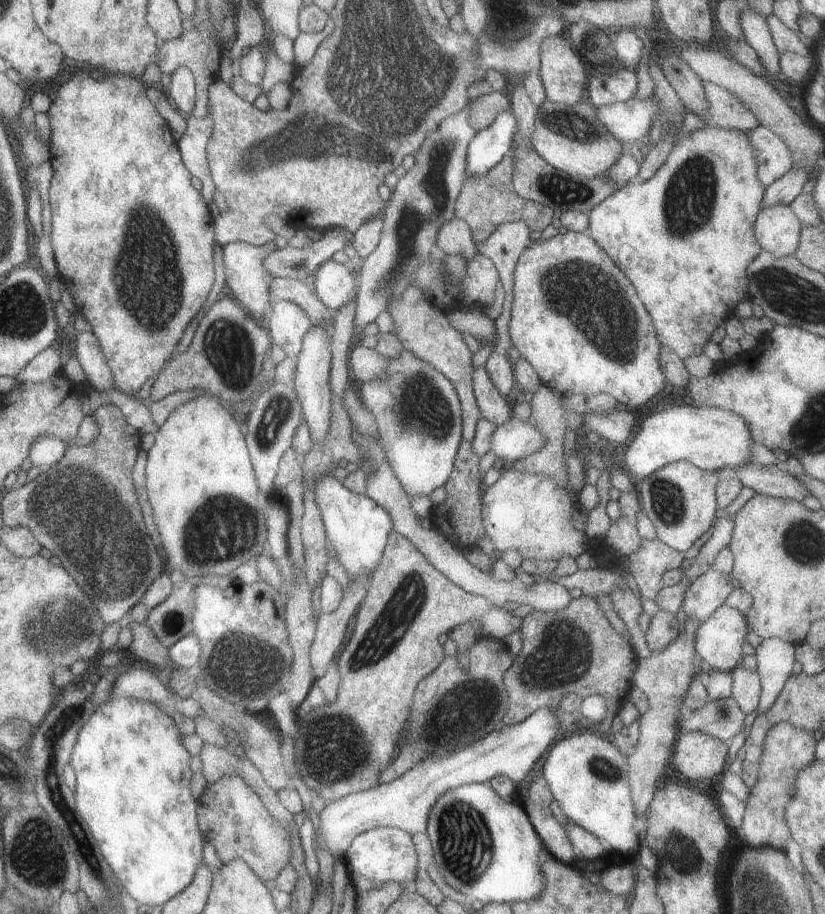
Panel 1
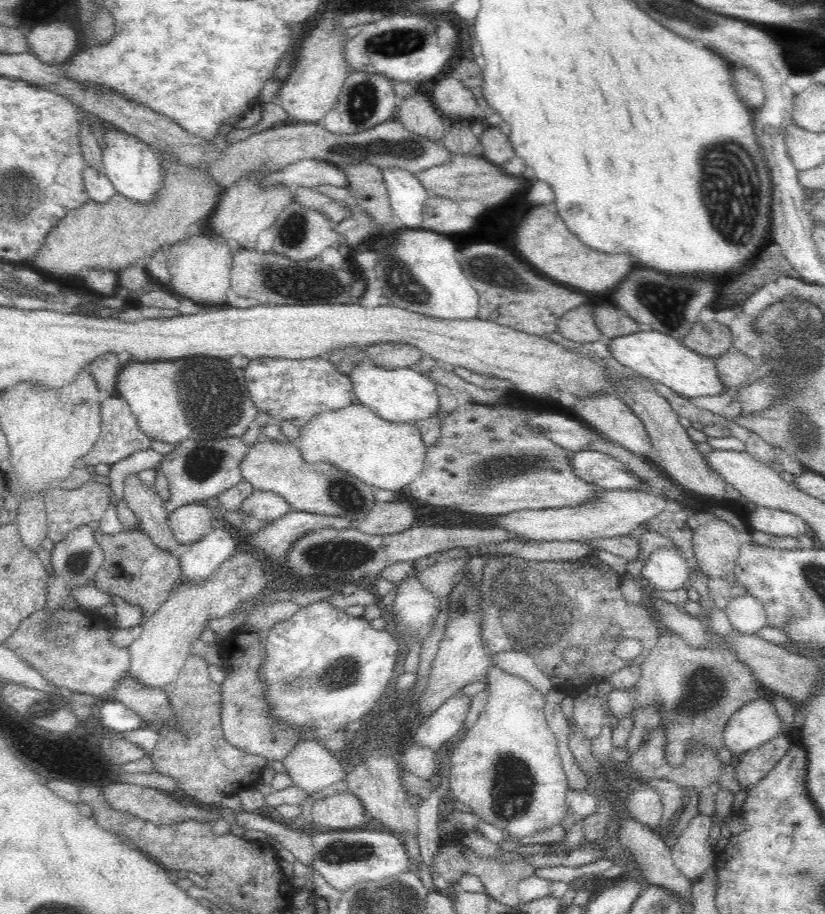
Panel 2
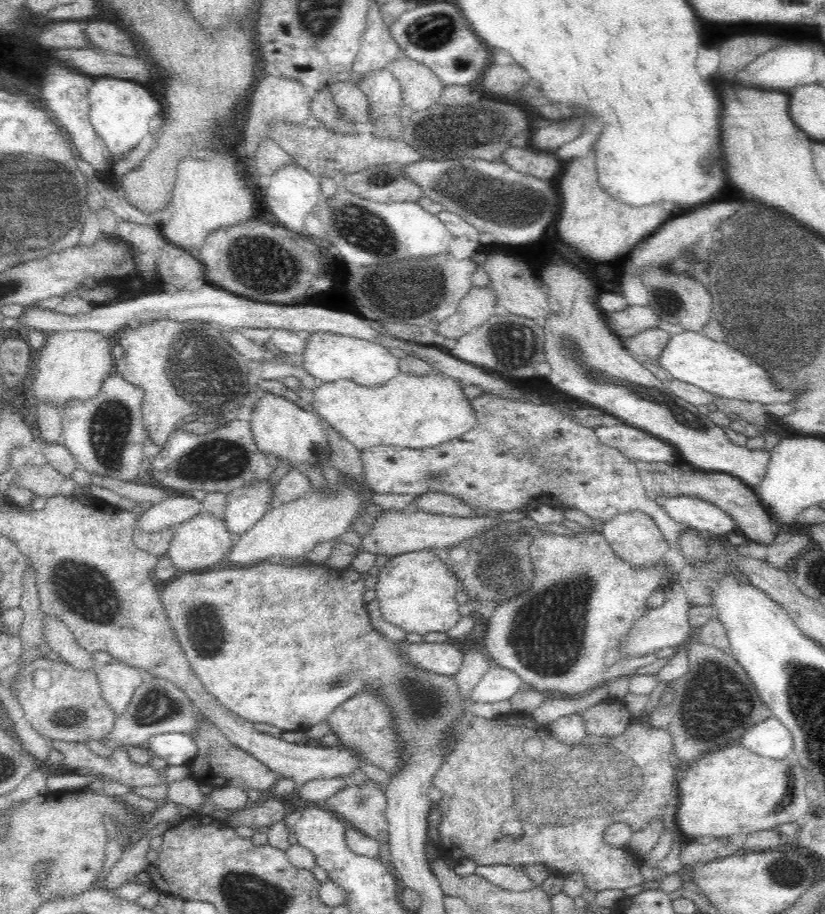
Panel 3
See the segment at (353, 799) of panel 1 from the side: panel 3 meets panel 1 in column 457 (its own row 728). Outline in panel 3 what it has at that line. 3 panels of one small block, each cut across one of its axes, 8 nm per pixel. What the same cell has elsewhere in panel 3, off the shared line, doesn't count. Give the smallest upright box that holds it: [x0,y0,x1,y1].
[738,716,794,760]

